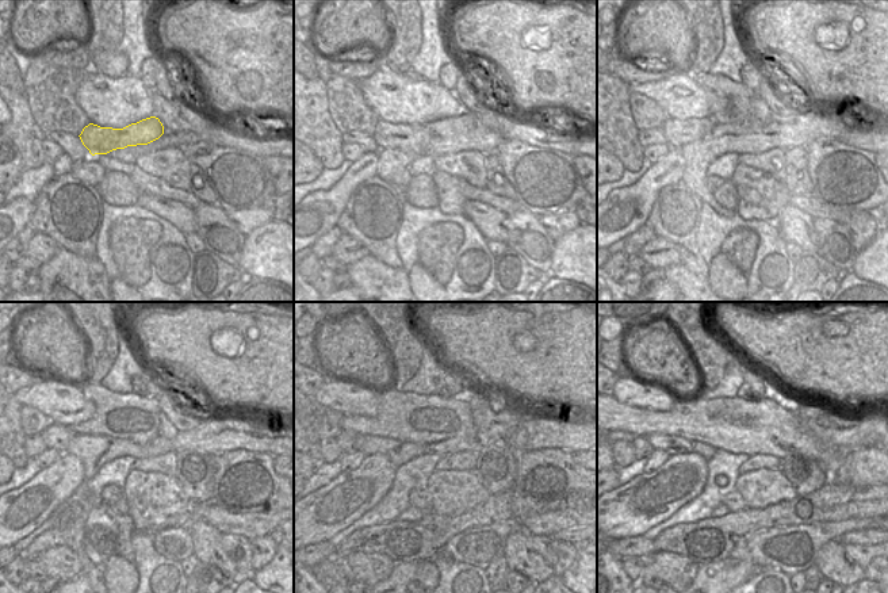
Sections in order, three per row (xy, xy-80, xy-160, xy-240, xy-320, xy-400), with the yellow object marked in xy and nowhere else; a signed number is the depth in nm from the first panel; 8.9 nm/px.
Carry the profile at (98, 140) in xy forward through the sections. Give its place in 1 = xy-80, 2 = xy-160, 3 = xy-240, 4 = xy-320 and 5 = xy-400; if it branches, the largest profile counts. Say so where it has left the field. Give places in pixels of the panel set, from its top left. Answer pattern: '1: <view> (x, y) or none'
1: xy-80 (389, 136)
2: xy-160 (678, 132)
3: xy-240 (56, 436)
4: xy-320 (345, 440)
5: xy-400 (642, 448)

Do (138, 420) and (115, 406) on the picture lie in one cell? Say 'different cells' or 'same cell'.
same cell

